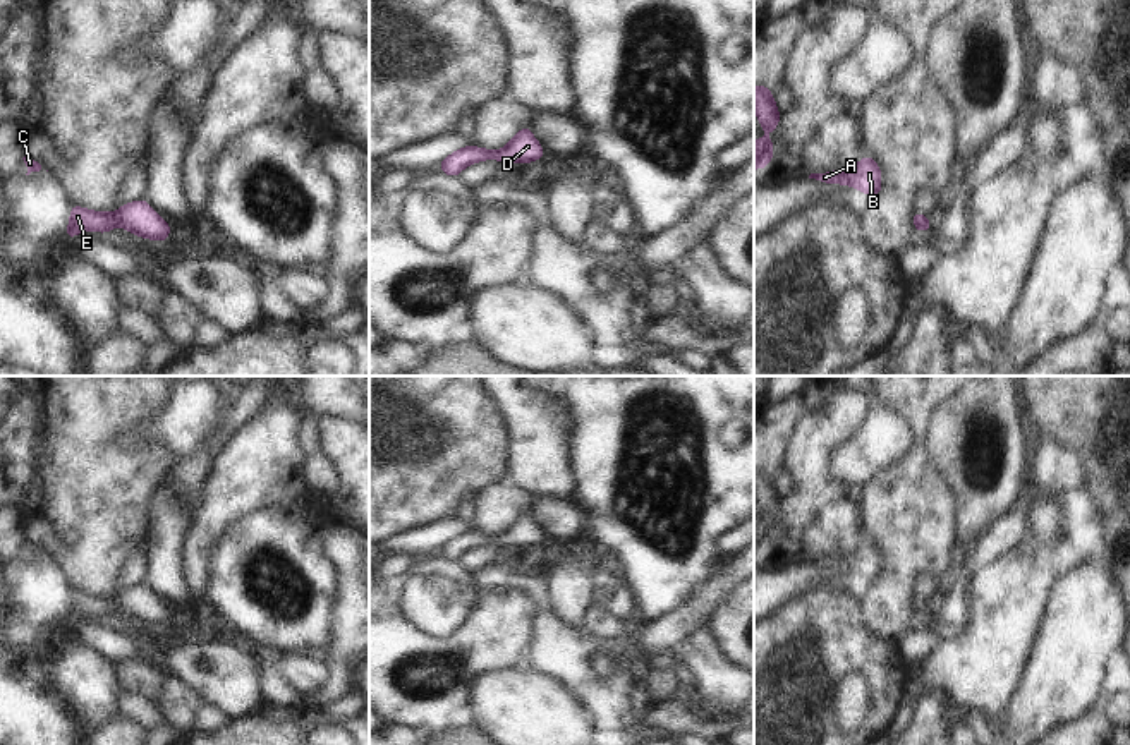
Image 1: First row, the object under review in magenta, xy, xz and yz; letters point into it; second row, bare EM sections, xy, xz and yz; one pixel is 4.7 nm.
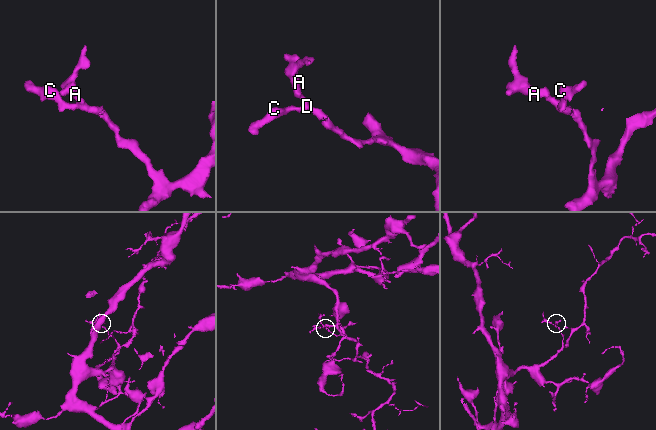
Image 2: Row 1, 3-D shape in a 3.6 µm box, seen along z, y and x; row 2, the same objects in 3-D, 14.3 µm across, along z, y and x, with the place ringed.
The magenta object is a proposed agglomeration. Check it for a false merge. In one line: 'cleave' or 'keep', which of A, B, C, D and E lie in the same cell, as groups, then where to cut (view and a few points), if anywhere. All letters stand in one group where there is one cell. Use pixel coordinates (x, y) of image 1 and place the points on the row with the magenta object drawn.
keep; A B C D E; no cut

